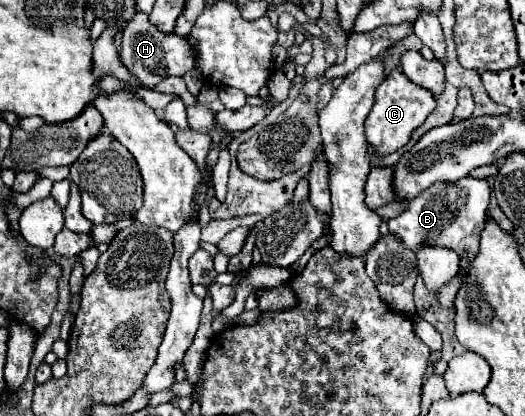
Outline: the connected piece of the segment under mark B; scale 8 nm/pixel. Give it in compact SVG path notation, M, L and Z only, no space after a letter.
M463 177L455 183L435 183L415 197L409 207L387 221L389 231L399 235L411 251L419 251L425 243L437 243L443 247L453 247L457 253L473 257L479 247L479 235L487 221L487 209L491 199L491 187L485 179Z

